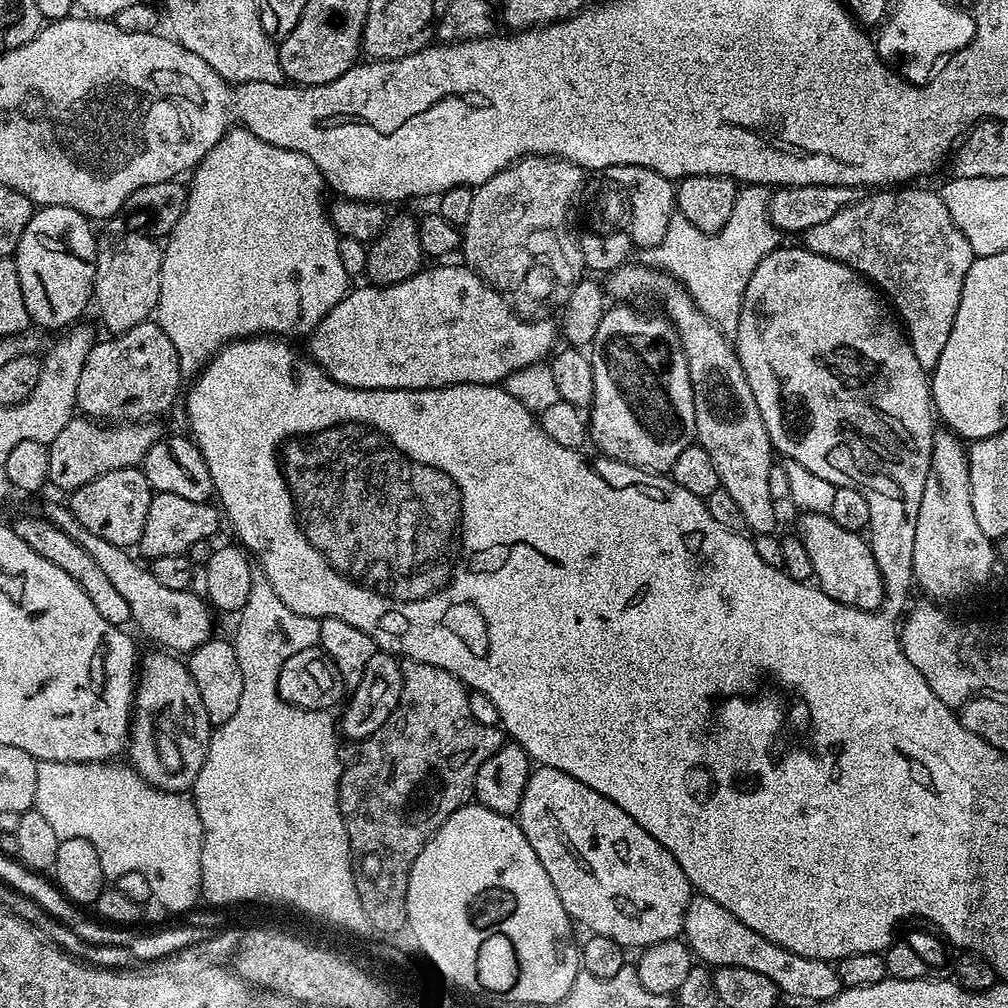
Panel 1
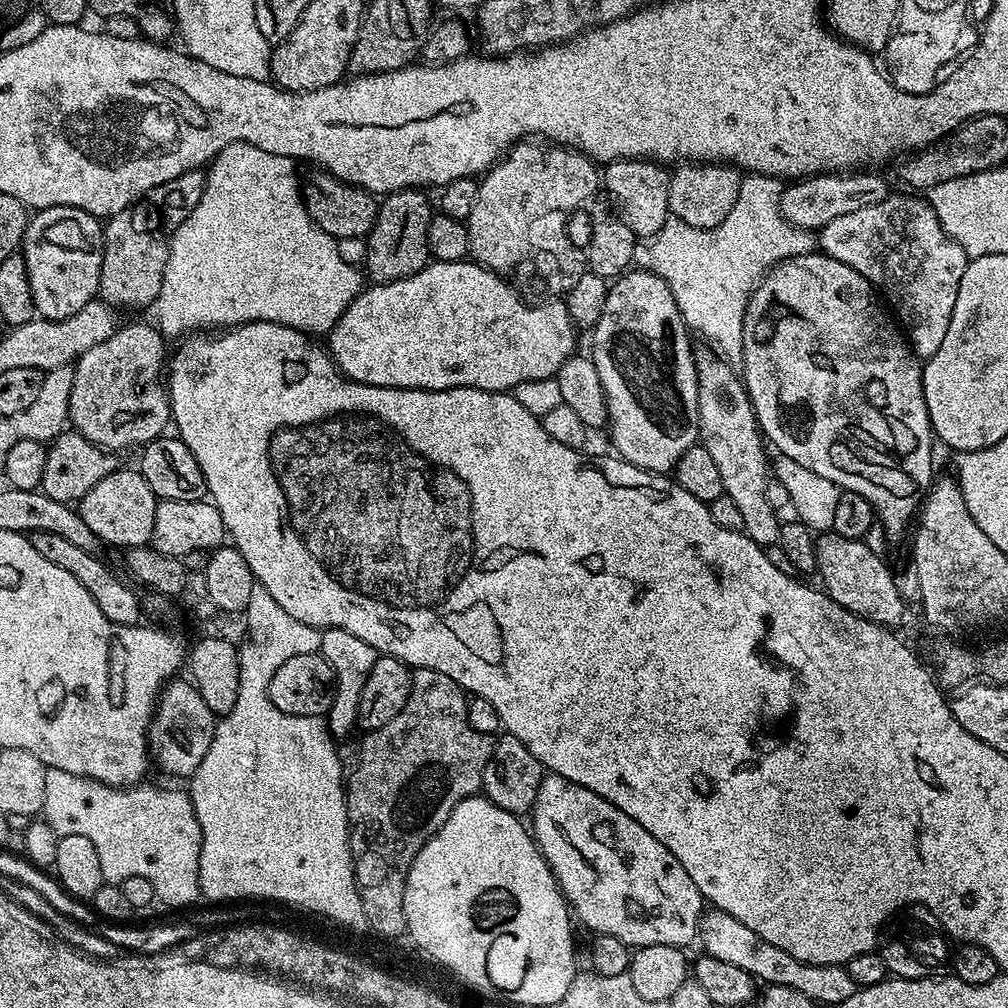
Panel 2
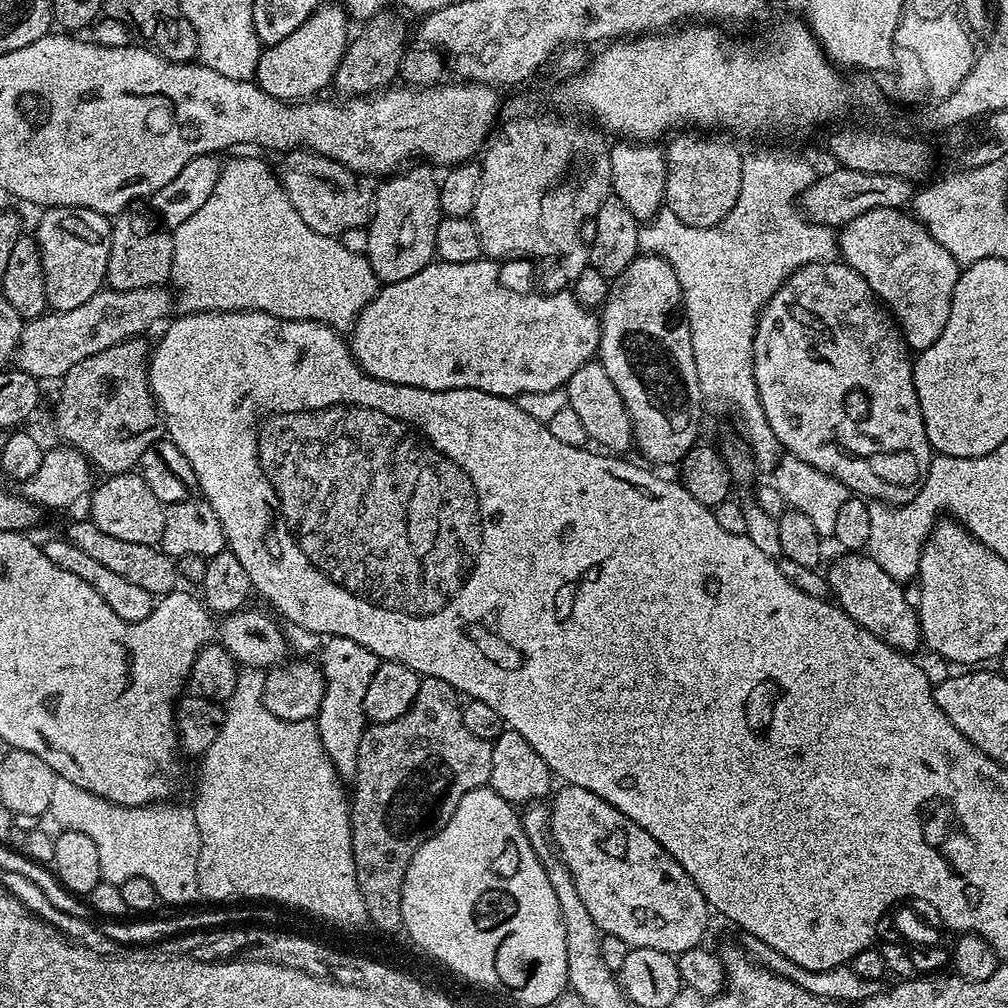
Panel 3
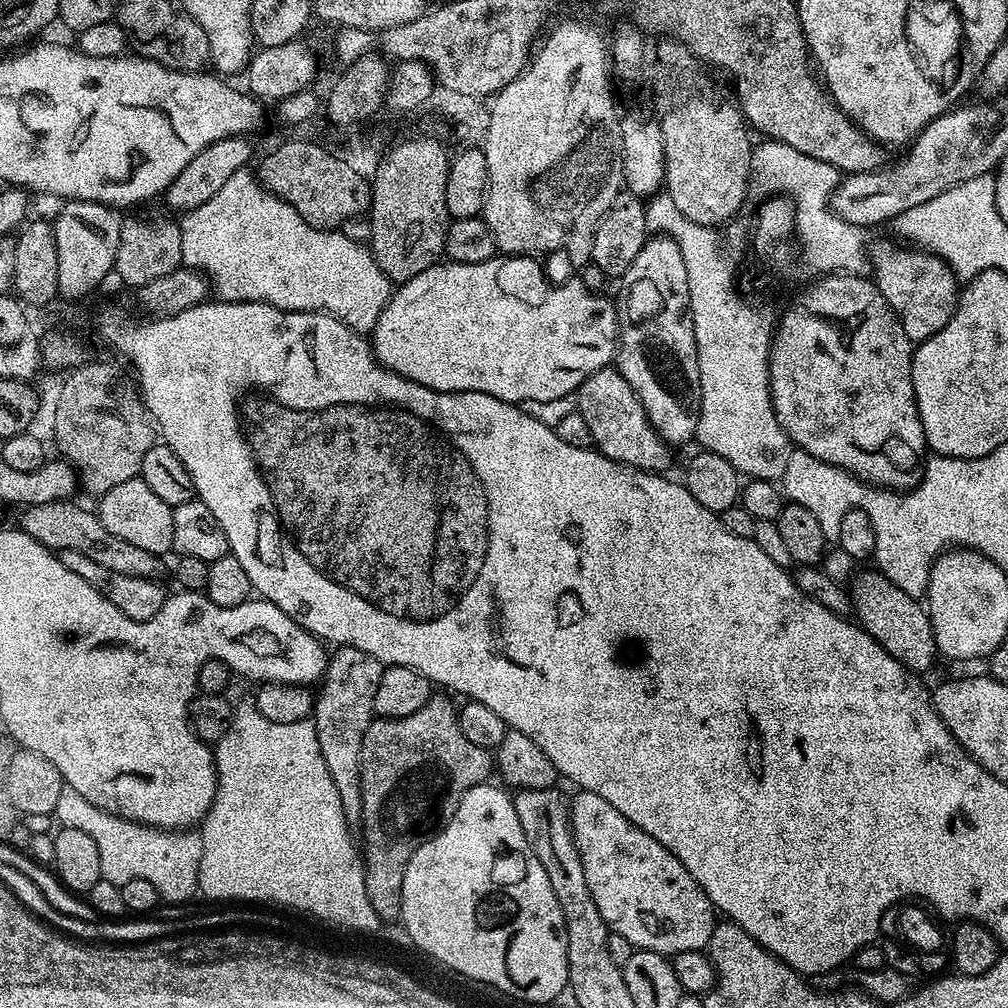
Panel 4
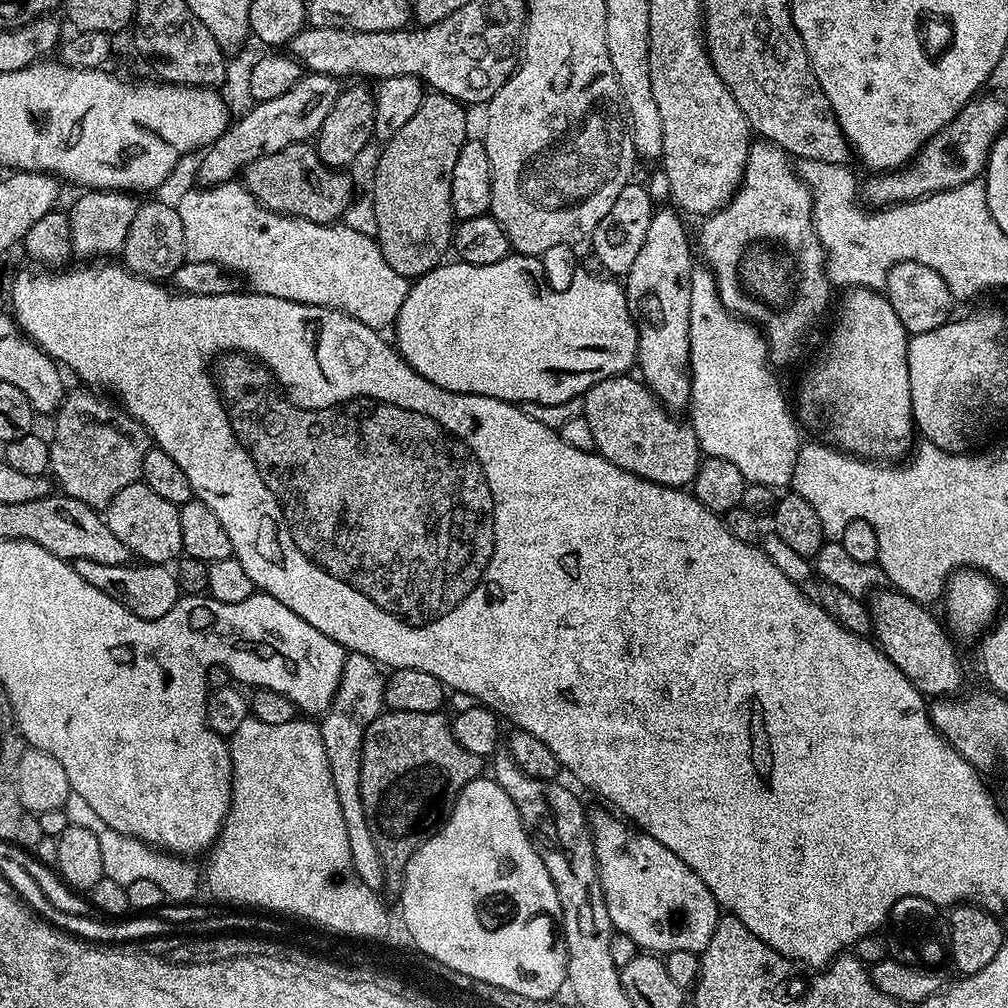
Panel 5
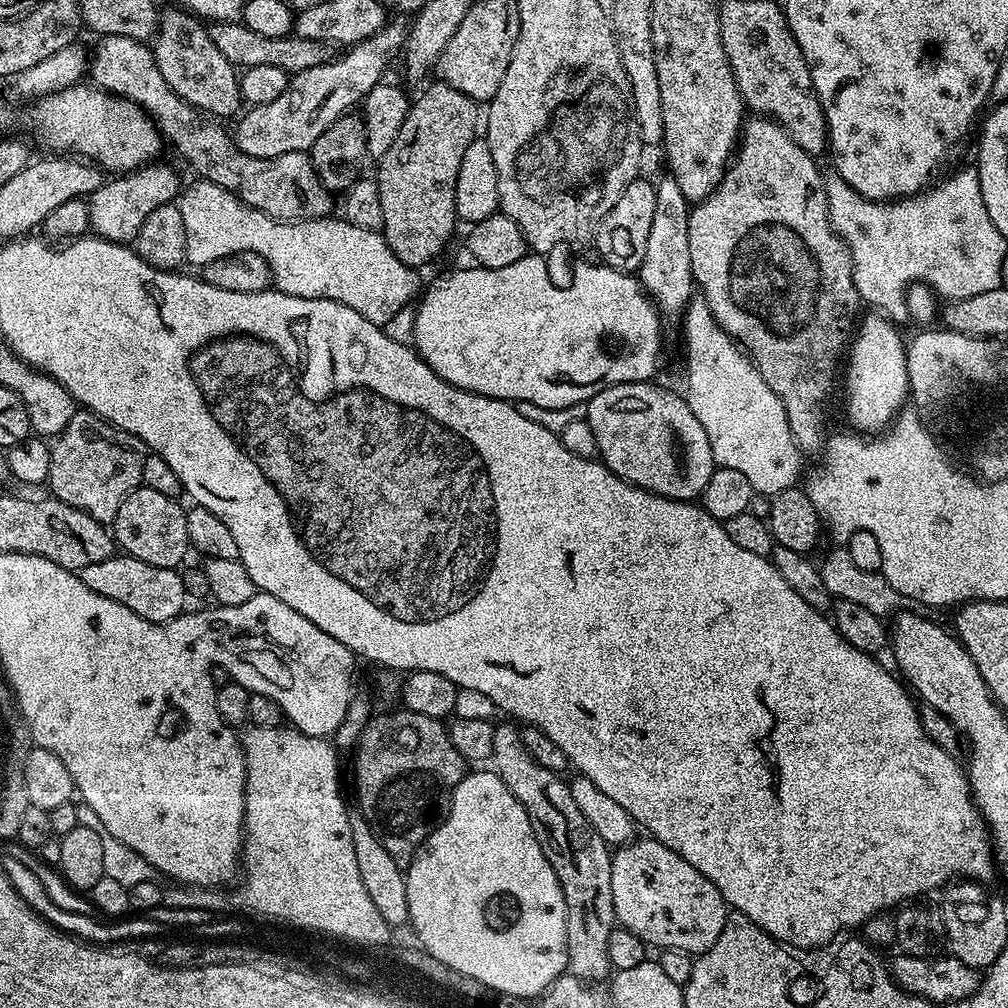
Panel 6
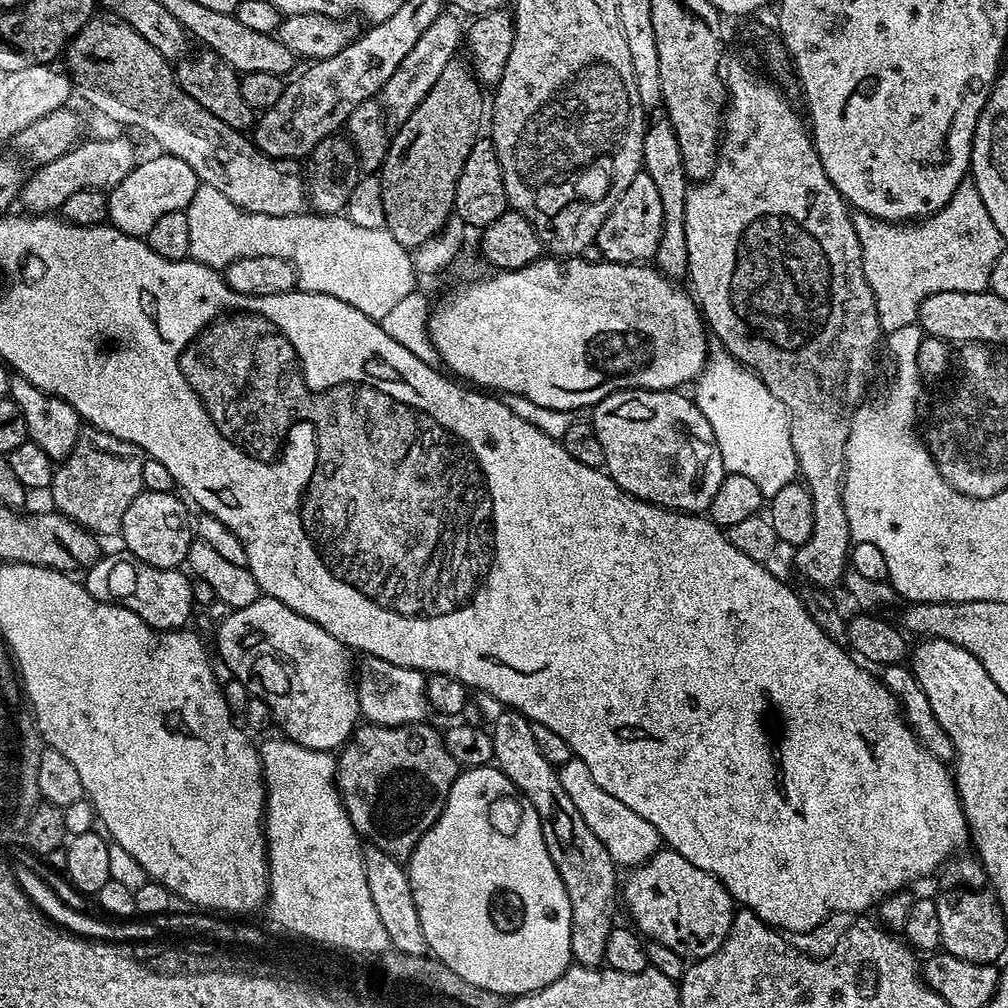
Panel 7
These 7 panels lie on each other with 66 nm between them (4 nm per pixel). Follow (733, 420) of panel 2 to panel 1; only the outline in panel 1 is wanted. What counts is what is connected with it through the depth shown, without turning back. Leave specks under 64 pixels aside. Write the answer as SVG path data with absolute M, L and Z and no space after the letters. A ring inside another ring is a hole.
M625 262L620 268L613 269L606 276L606 292L616 302L636 302L643 296L657 300L664 309L663 315L674 326L680 339L682 350L686 354L686 366L690 372L690 386L694 390L694 418L696 419L695 439L710 454L714 461L714 470L718 470L720 487L725 488L734 498L738 510L742 510L744 528L752 534L772 534L776 529L776 504L772 501L772 456L774 449L772 439L762 422L762 414L758 414L758 402L754 402L754 394L750 391L750 382L746 382L746 374L742 370L742 362L736 356L735 347L729 337L721 332L720 327L708 318L690 298L690 294L680 281L660 271L649 268L639 262Z

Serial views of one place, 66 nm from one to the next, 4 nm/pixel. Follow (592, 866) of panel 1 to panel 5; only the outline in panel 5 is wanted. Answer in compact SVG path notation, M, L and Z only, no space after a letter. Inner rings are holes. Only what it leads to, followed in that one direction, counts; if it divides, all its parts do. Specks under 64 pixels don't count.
M608 812L591 813L590 827L602 894L606 898L606 910L610 910L613 929L634 938L637 949L648 954L703 952L710 938L714 938L714 926L722 915L722 909L706 882L702 882L702 878L698 878L698 874L694 874L694 870L690 870L674 850L666 850L662 842L650 838L645 832L633 830L619 815Z

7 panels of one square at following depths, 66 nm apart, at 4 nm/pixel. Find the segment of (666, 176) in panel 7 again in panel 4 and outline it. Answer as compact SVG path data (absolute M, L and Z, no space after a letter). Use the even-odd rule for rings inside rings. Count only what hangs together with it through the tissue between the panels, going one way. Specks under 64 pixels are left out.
M653 235L644 241L619 284L618 315L623 328L615 367L638 394L649 422L665 444L691 441L699 422L700 388L694 326L688 312L690 282L686 282L682 250L670 237Z

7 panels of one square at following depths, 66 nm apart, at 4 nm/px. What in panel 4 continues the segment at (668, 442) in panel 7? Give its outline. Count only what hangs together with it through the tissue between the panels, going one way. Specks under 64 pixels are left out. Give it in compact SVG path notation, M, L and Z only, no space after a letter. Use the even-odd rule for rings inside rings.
M609 366L590 374L574 395L576 410L586 420L597 452L629 468L642 468L657 474L665 471L664 467L672 460L673 449L656 433L638 394L634 394L630 382L622 378L619 370Z

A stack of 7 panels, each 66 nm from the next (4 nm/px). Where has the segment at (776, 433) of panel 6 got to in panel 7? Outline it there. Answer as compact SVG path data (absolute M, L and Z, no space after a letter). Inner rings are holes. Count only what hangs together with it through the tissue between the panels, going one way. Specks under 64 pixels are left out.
M716 350L708 357L702 372L697 376L692 397L696 405L705 415L711 429L714 430L715 440L718 442L719 453L727 473L743 474L751 478L765 499L770 500L774 494L795 481L799 468L797 456L794 454L793 442L790 440L788 411L780 399L775 398L760 376L751 369L739 364L729 352Z

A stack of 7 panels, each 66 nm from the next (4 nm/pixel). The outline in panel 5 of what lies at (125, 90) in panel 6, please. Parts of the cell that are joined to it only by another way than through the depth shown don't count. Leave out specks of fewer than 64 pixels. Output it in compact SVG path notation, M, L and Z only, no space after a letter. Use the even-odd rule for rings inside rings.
M308 142L291 144L286 146L286 150L278 150L278 154L266 154L266 158L258 158L250 162L244 167L242 183L263 208L289 216L299 216L301 220L309 220L315 224L337 223L354 199L352 180L348 174L326 167L315 147Z

